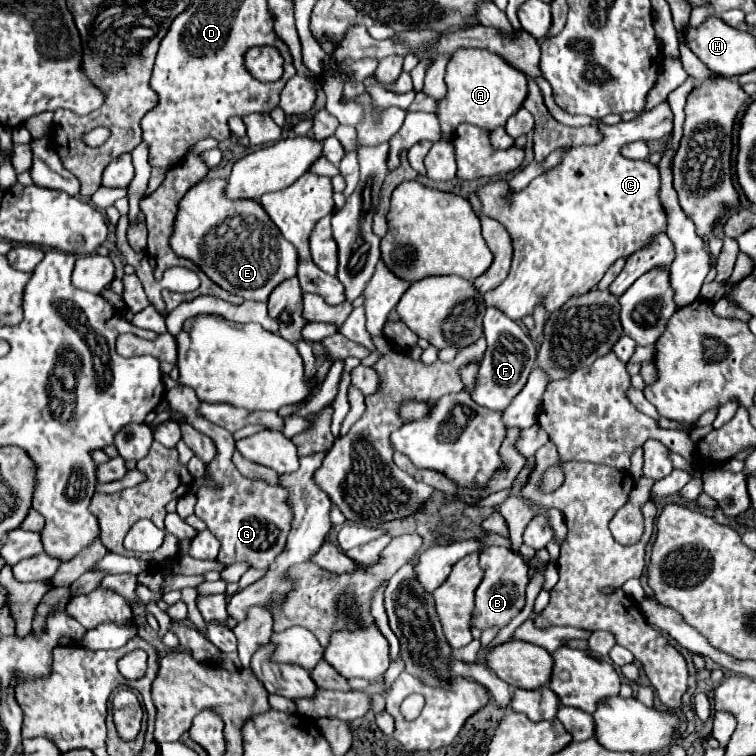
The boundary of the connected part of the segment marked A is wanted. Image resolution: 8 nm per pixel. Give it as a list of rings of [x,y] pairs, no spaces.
[[[458,49],[448,63],[446,85],[448,95],[440,101],[438,119],[442,131],[448,135],[452,135],[460,123],[470,123],[486,131],[504,127],[508,117],[522,107],[528,95],[528,77],[500,59],[500,55],[482,49]]]

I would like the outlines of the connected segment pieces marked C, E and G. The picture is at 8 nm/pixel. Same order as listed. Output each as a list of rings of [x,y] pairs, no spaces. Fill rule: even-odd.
[[[660,103],[660,105],[654,107],[652,111],[640,115],[640,117],[636,117],[636,119],[632,119],[632,121],[620,121],[620,123],[616,123],[616,125],[598,123],[598,129],[600,129],[600,133],[602,133],[602,141],[600,141],[600,143],[566,149],[564,159],[562,159],[556,167],[552,167],[552,169],[548,169],[544,175],[532,179],[532,181],[528,183],[528,187],[522,189],[522,191],[512,191],[506,179],[498,179],[498,181],[480,185],[480,187],[476,189],[476,195],[478,195],[478,199],[482,201],[482,215],[500,221],[500,223],[508,229],[508,233],[510,233],[510,237],[512,237],[512,243],[514,243],[514,261],[512,261],[512,271],[510,271],[508,279],[506,279],[500,287],[496,287],[494,291],[488,291],[488,293],[484,295],[484,301],[486,301],[488,307],[500,309],[504,315],[508,315],[508,317],[514,319],[514,321],[522,321],[522,317],[532,315],[534,309],[536,309],[536,305],[544,305],[544,309],[546,309],[548,313],[558,311],[558,309],[562,307],[562,303],[566,303],[570,297],[584,295],[584,293],[588,293],[592,287],[596,287],[598,281],[604,277],[606,269],[608,269],[616,259],[632,255],[634,251],[646,247],[646,245],[652,241],[652,237],[656,237],[658,233],[664,233],[664,231],[666,231],[666,213],[664,213],[664,209],[662,209],[662,205],[660,205],[660,201],[658,201],[660,173],[658,173],[656,165],[626,159],[626,157],[622,157],[620,151],[622,151],[622,147],[624,147],[626,143],[632,143],[632,141],[638,141],[638,139],[648,139],[648,141],[650,141],[650,139],[662,139],[662,137],[670,135],[670,131],[672,131],[672,111],[670,111],[670,105],[668,105],[668,103]]]
[[[214,179],[214,181],[200,181],[192,187],[178,205],[178,215],[174,221],[174,235],[170,245],[176,255],[194,261],[214,283],[222,289],[240,295],[252,301],[266,301],[268,295],[276,285],[284,279],[294,277],[294,261],[298,263],[298,251],[292,243],[288,243],[280,229],[272,223],[264,207],[254,199],[228,199],[224,197],[224,185],[228,179]]]
[[[176,385],[166,393],[166,401],[174,411],[180,411],[186,421],[198,429],[200,433],[208,435],[216,445],[216,459],[208,463],[208,477],[214,481],[214,489],[210,485],[200,485],[196,489],[196,509],[194,513],[206,521],[210,533],[220,541],[220,553],[218,561],[222,565],[232,563],[248,563],[252,569],[266,569],[274,563],[274,559],[280,555],[280,551],[286,545],[286,535],[290,531],[292,511],[286,505],[286,491],[282,487],[264,483],[262,479],[248,479],[236,471],[232,463],[234,453],[234,437],[230,431],[206,421],[200,413],[200,399],[196,393],[186,385]]]

